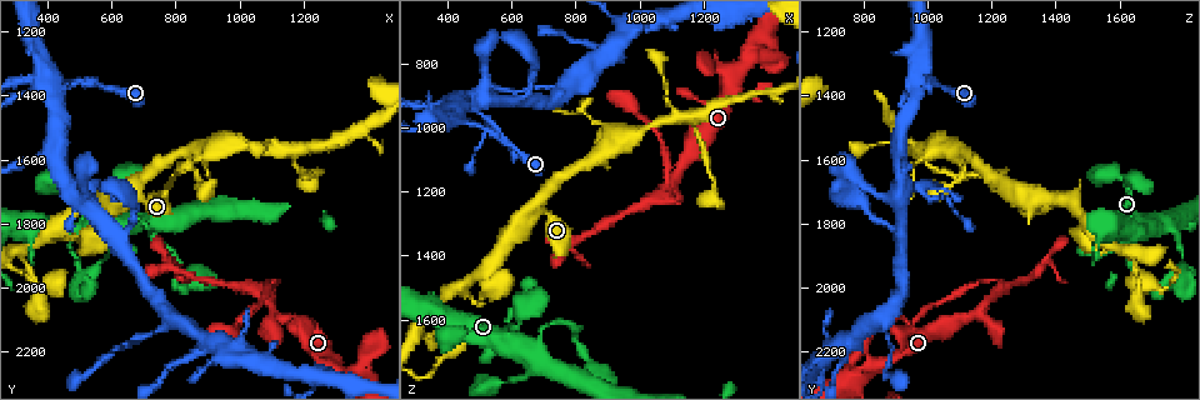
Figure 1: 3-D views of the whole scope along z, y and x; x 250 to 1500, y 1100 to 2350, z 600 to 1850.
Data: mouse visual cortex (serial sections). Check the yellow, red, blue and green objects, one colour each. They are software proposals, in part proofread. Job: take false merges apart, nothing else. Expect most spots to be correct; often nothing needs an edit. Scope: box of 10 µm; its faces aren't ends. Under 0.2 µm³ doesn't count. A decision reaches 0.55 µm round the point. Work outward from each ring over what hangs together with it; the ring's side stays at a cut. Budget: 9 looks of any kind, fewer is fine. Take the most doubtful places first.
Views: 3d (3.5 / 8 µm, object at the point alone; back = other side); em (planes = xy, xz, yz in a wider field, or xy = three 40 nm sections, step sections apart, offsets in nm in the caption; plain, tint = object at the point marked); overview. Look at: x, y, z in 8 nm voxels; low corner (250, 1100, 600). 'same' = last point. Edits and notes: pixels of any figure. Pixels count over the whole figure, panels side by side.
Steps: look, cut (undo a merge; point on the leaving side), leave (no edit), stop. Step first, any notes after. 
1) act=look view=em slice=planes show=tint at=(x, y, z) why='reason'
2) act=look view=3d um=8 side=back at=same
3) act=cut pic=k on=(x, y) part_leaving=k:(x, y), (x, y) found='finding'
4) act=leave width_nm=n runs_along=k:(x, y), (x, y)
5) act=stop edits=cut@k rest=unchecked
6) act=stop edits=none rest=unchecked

act=look view=3d um=3.5 at=(390, 2000, 1670) why='calibre changes'

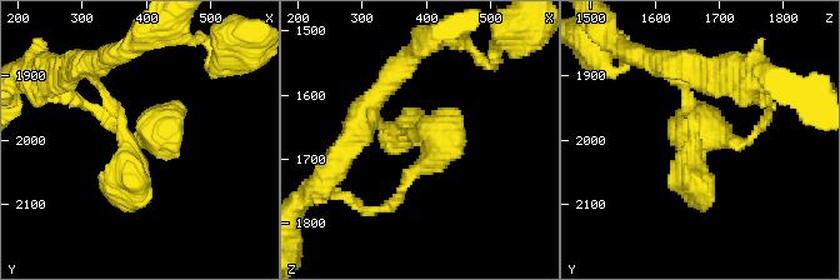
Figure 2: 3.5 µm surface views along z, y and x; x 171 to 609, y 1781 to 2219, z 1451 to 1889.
act=look view=em slice=xy step=3 show=tint at=(385, 2000, 1660) why='now the EM'

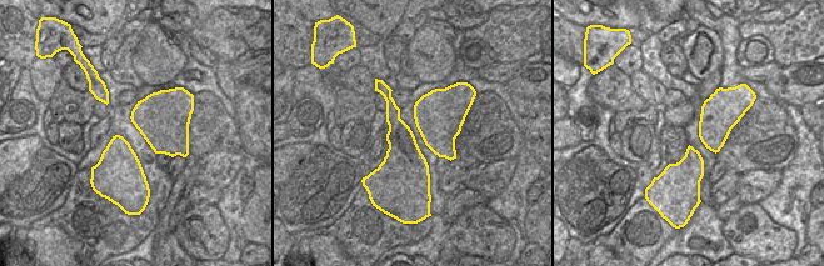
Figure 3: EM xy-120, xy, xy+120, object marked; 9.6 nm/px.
act=leave width_nm=400 runs_along=2:(675, 76), (695, 141), (753, 138) found='all the same cell'

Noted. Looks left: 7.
act=look view=3d um=3.5 at=(1070, 2020, 1220) why='sharp bend'

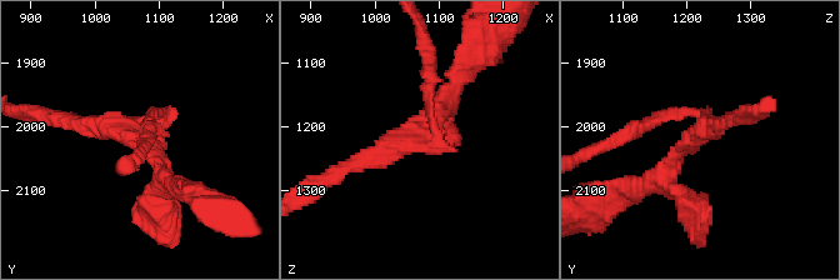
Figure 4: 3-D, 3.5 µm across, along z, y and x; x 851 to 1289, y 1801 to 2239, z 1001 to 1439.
act=look view=em slice=planes show=tint at=(1085, 2020, 1210) why='need the tissue'

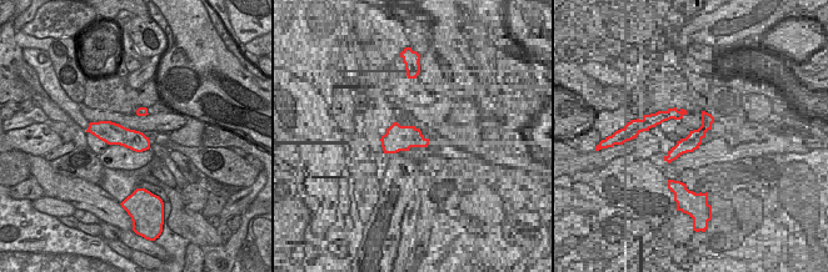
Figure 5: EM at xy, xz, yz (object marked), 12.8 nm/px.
act=leave runs_along=4:(458, 80), (426, 135), (354, 164) found='all the same cell'

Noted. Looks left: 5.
act=look view=3d um=8 at=(440, 1370, 980) why='thin arm on a thick one'

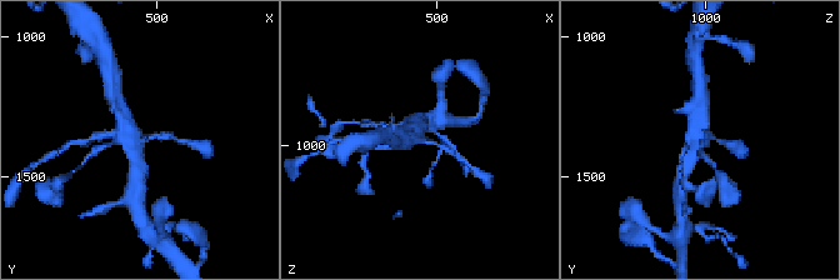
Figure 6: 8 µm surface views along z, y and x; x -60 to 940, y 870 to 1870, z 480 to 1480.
act=look view=3d um=3.5 at=same

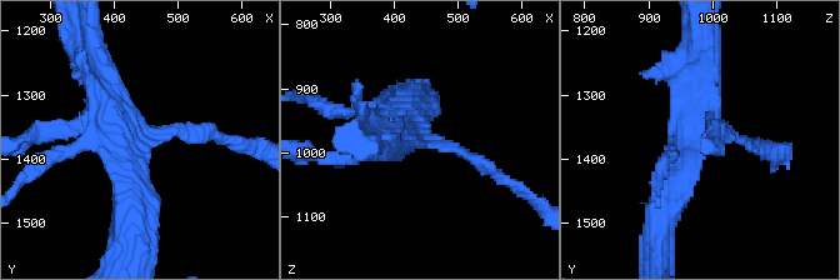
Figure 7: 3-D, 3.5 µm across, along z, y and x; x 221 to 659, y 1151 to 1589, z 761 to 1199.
act=leave runs_along=7:(211, 134), (135, 134), (131, 203) found='continuous, no second cell'

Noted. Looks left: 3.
act=look view=3d um=3.5 at=(720, 1830, 1620)

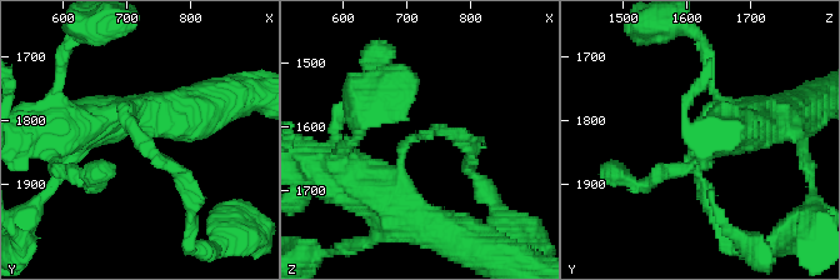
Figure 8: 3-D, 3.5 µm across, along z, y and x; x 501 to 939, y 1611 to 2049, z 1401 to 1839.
act=look view=em slice=xy step=1 show=tint at=(715, 1830, 1615)

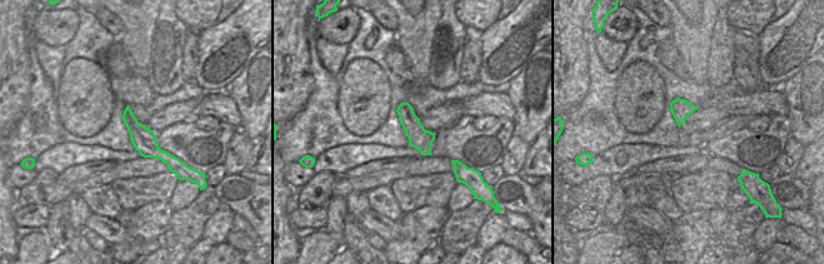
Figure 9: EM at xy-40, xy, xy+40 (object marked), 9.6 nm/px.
act=leave width_nm=220 runs_along=8:(114, 116), (190, 193) found='all the same cell'

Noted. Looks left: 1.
act=stop edits=none rest=unchecked

